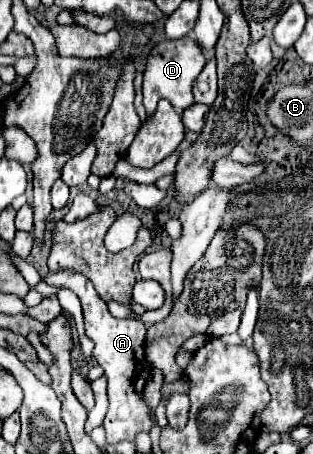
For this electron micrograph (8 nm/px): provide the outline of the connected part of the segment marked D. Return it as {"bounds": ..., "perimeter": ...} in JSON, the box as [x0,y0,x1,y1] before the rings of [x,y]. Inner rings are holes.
{"bounds":[144,37,206,115],"perimeter":[[[182,37],[182,39],[176,39],[176,41],[166,39],[166,41],[158,43],[150,51],[146,71],[144,71],[144,107],[146,107],[146,115],[154,115],[156,103],[160,99],[168,99],[178,113],[184,113],[188,107],[192,107],[194,105],[192,83],[200,75],[204,65],[206,65],[204,51],[198,47],[198,43],[192,37]]]}

